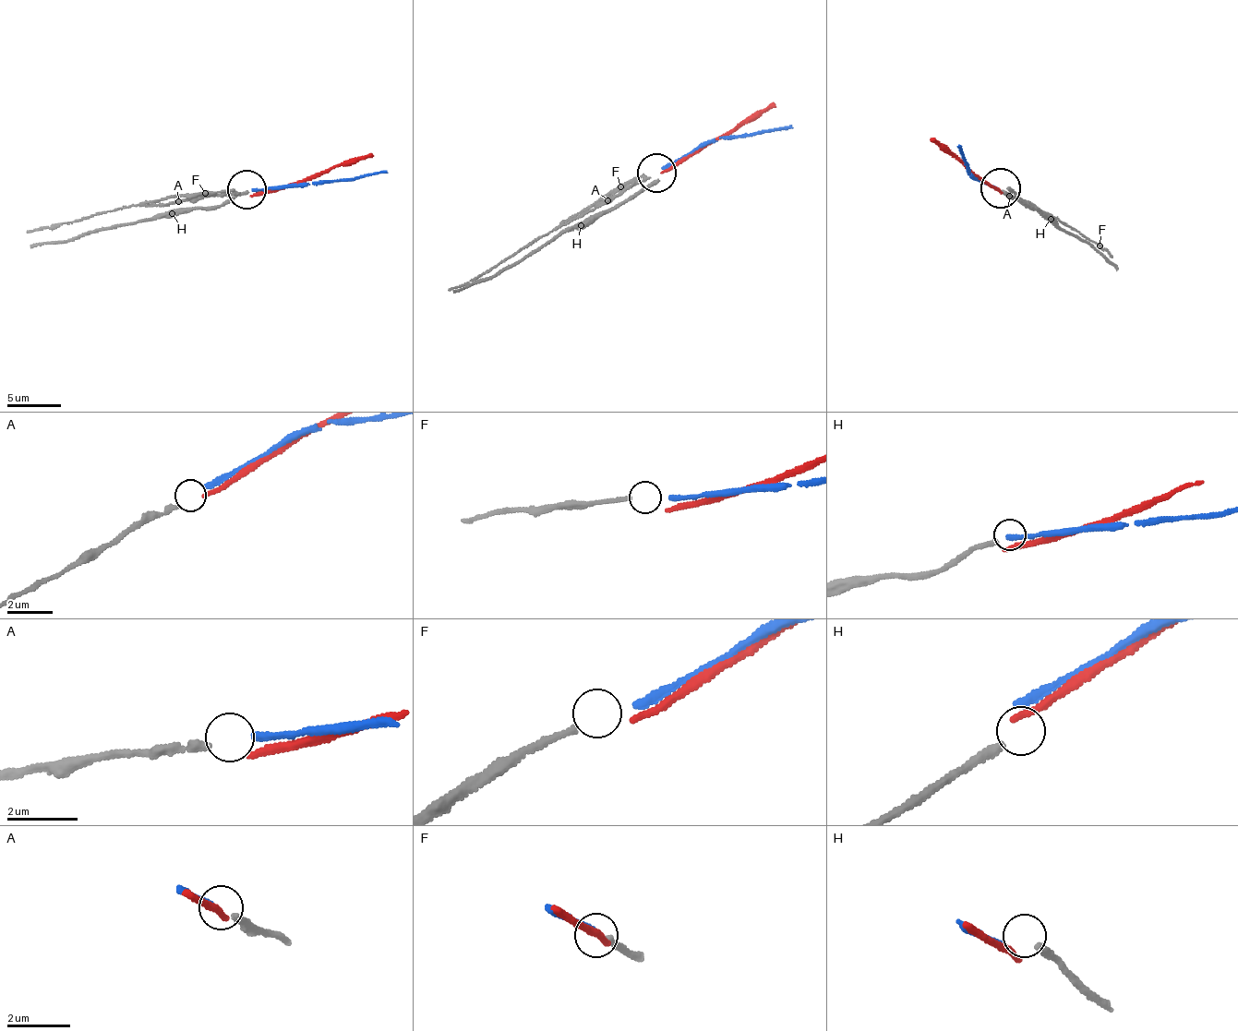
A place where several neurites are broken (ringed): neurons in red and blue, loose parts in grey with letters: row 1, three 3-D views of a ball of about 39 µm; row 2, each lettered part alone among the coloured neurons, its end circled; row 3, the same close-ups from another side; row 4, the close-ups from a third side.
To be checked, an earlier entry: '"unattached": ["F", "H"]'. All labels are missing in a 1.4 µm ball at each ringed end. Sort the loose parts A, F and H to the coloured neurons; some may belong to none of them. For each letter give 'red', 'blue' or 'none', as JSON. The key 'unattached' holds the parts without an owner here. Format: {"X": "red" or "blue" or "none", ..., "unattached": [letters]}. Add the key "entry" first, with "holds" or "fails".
{"entry": "holds", "A": "blue", "F": "none", "H": "none", "unattached": ["F", "H"]}

